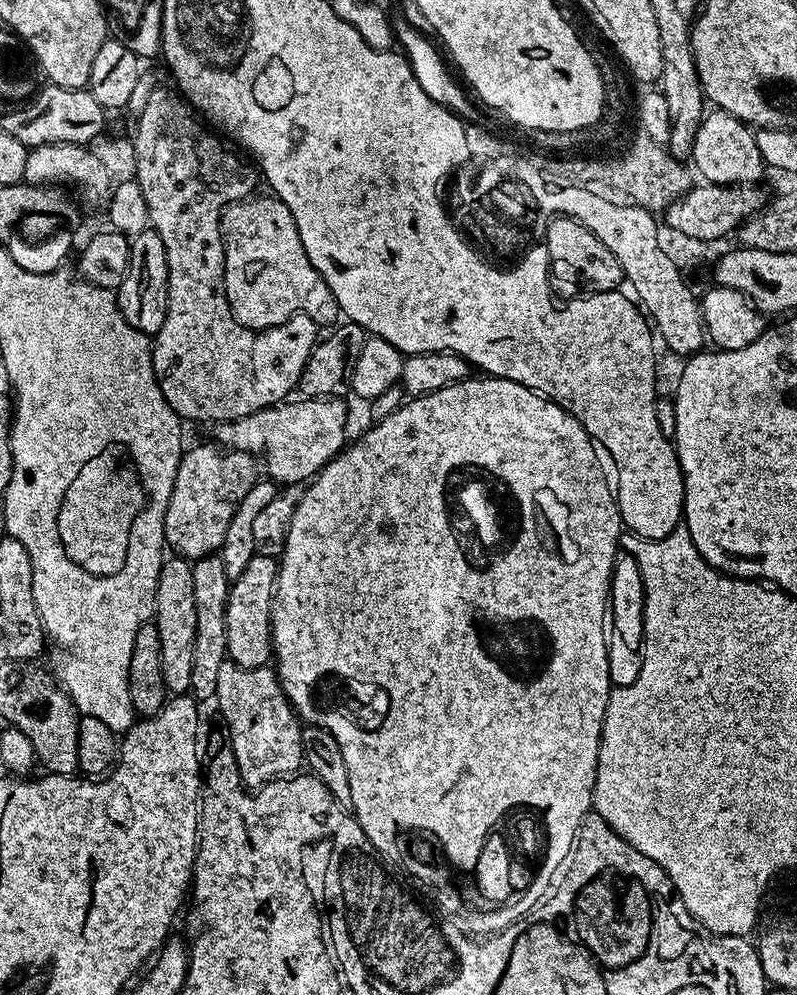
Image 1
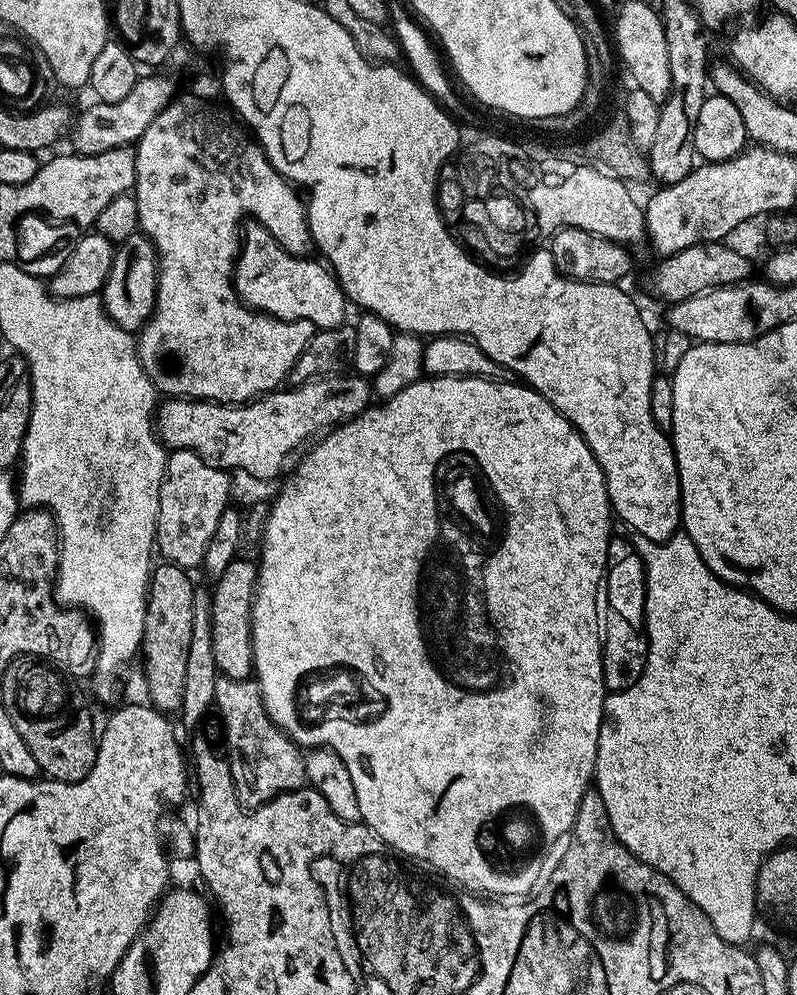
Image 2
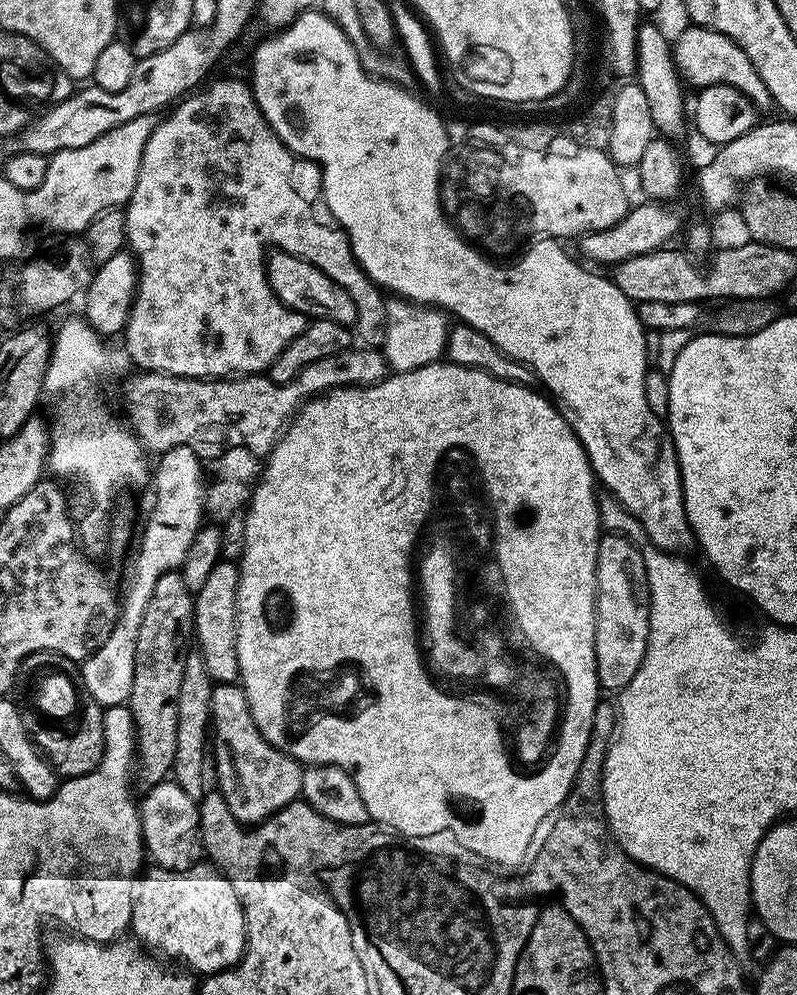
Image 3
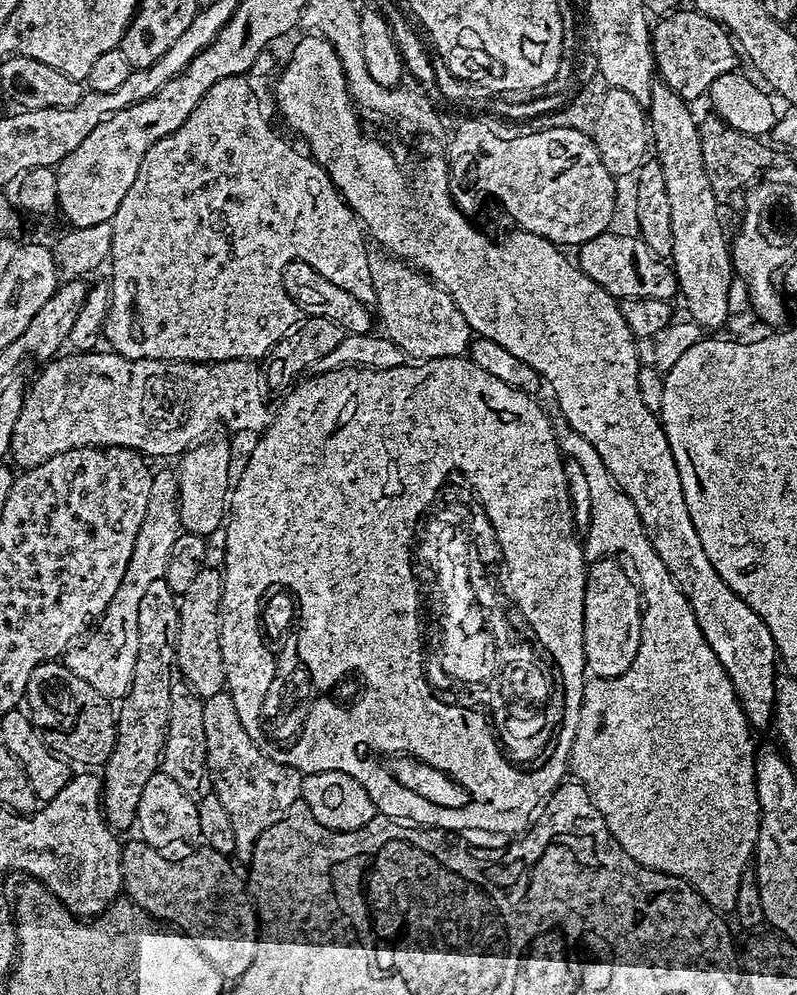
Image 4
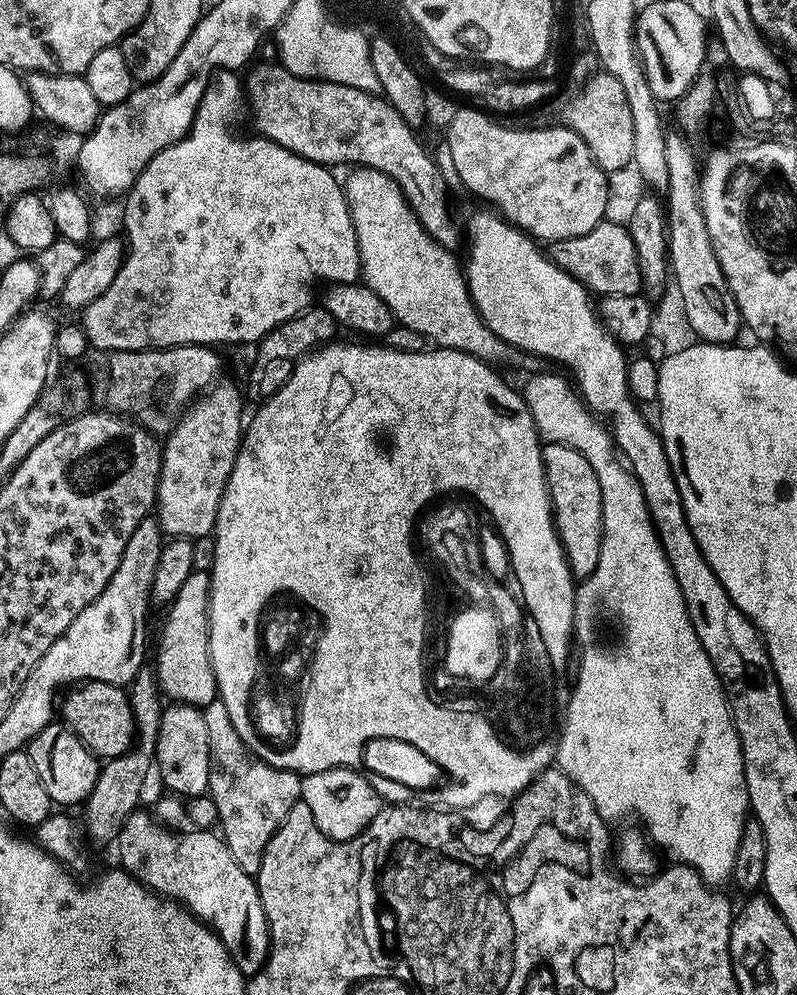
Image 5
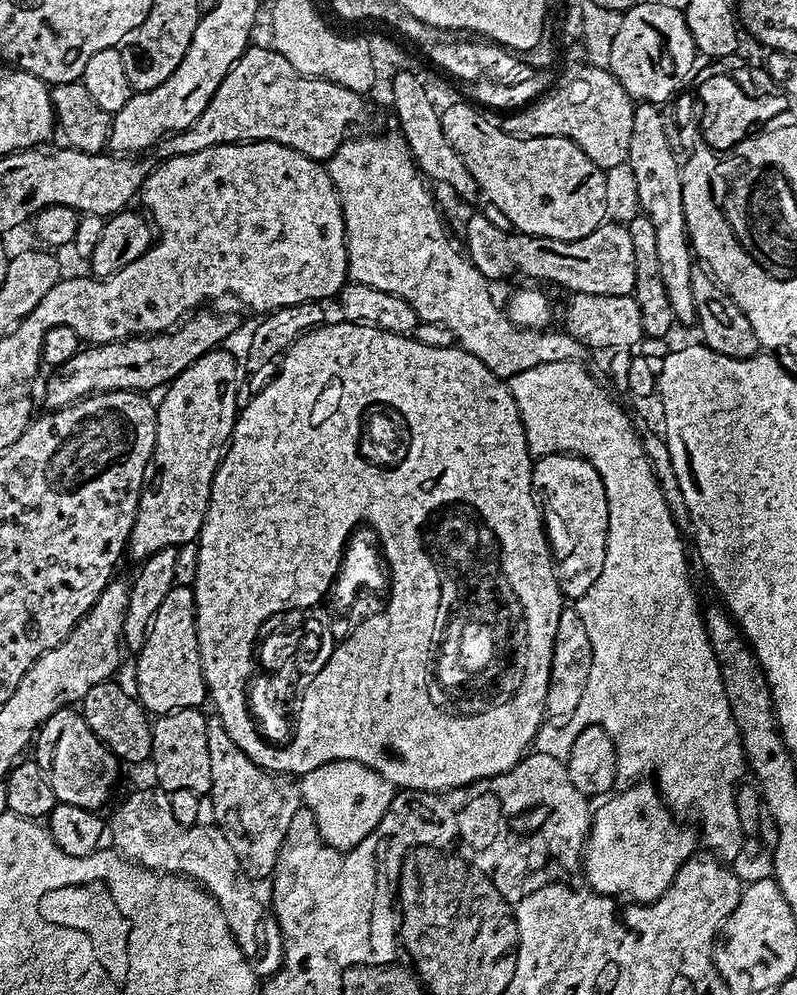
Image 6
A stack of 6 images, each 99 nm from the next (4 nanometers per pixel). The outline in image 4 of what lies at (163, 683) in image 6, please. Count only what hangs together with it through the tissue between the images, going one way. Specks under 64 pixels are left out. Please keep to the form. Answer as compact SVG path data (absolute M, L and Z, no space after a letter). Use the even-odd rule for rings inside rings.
M205 567L202 570L198 570L198 575L194 577L194 583L179 597L180 629L178 630L178 642L176 643L175 667L178 669L179 675L182 677L184 683L189 685L201 700L223 692L226 688L224 682L226 670L222 662L222 646L220 645L220 603L223 597L223 571L219 568L210 569Z

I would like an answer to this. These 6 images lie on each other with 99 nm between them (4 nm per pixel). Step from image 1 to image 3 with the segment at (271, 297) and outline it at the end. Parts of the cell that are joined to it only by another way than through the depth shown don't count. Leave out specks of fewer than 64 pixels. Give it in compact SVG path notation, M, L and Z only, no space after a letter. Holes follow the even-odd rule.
M276 250L267 257L266 267L268 281L276 297L292 311L299 312L301 317L333 320L345 326L355 325L354 298L350 298L350 294L342 290L338 282L334 282L325 272L315 268L309 260Z

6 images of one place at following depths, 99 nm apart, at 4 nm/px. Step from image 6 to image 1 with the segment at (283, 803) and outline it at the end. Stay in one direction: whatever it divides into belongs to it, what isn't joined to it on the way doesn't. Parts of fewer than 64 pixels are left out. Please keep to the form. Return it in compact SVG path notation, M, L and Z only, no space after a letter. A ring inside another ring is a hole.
M226 658L222 666L218 666L214 704L220 707L220 712L224 715L224 724L228 727L227 743L234 750L234 772L245 789L255 790L271 780L287 778L301 771L305 763L304 728L300 717L296 715L296 709L282 690L275 667L243 668Z

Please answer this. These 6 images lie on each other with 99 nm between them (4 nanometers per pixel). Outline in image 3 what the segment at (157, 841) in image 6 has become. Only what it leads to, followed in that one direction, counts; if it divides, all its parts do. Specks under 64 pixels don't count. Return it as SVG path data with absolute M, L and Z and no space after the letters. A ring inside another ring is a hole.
M197 863L187 871L157 866L141 871L132 885L130 932L149 953L169 956L164 957L169 961L181 960L193 973L211 974L240 963L248 935L234 886L223 872L204 864Z

